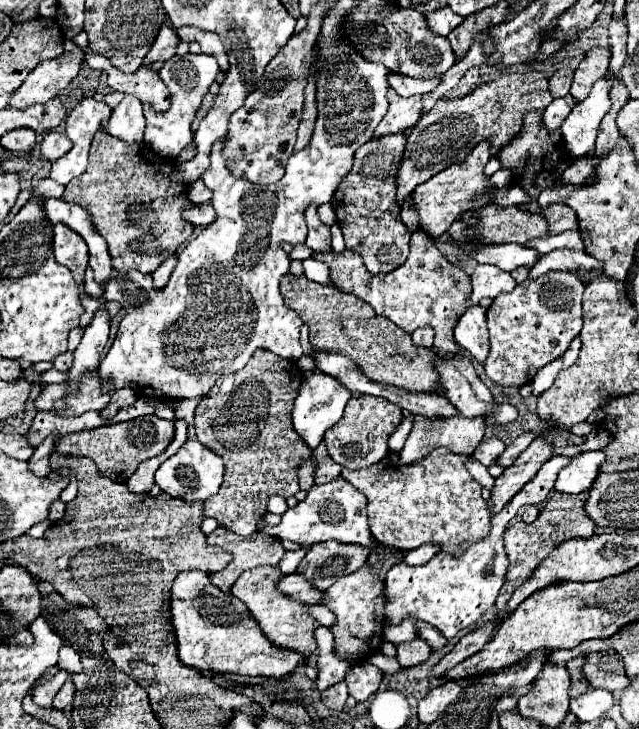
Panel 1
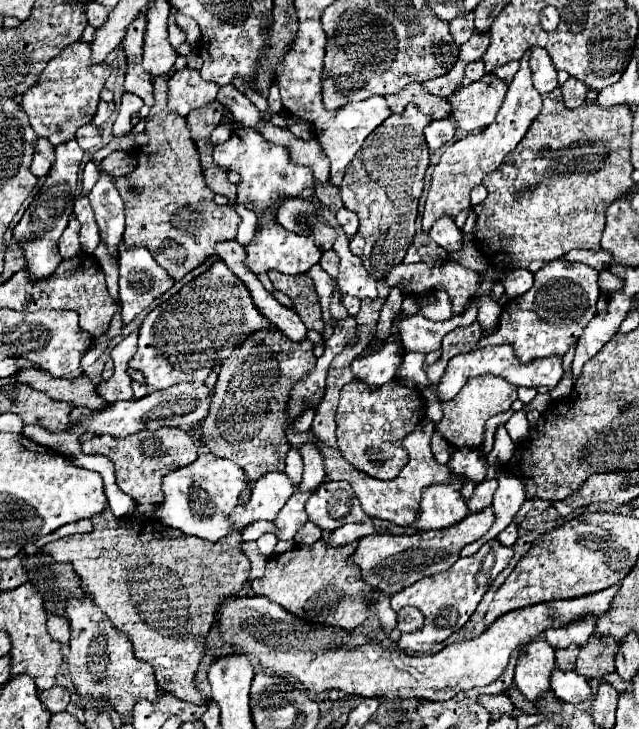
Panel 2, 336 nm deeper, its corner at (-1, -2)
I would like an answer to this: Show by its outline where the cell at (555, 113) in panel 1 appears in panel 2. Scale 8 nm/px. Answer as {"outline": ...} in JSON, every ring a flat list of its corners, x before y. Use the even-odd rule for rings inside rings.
{"outline":[[568,78,560,88,562,88,562,94,564,94,566,108,578,108,586,100,588,86,584,82,576,80,576,78]]}

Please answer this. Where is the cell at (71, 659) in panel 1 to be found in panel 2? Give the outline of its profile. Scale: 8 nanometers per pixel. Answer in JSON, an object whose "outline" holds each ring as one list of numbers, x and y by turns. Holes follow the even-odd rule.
{"outline":[[50,614,48,616,48,634,54,636,54,640,58,640,60,644,68,644,70,640,70,624,64,616,58,614]]}

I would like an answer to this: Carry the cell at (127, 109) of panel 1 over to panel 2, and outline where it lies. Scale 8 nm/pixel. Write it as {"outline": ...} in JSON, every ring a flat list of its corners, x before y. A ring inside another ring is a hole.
{"outline":[[100,172,100,180,92,188,88,198,108,250,118,256,118,242,124,234,124,202,114,186,114,180,106,172]]}

